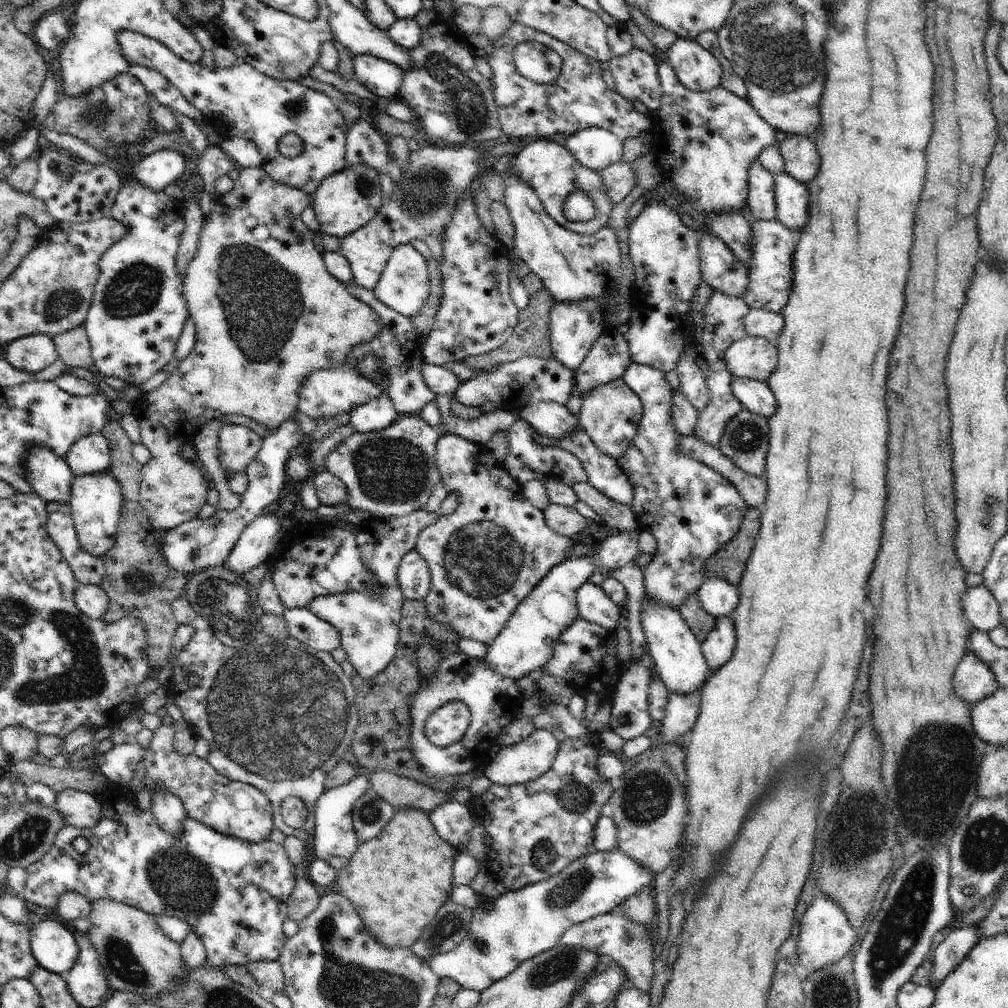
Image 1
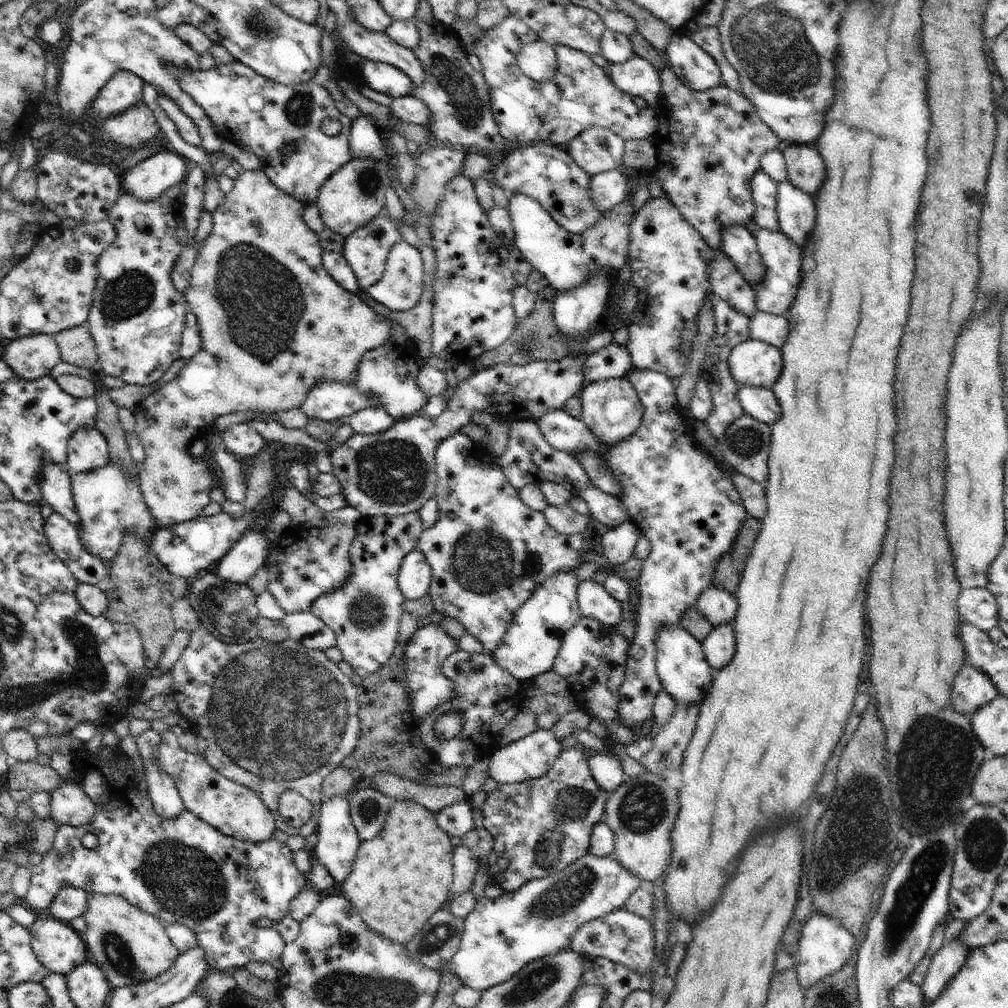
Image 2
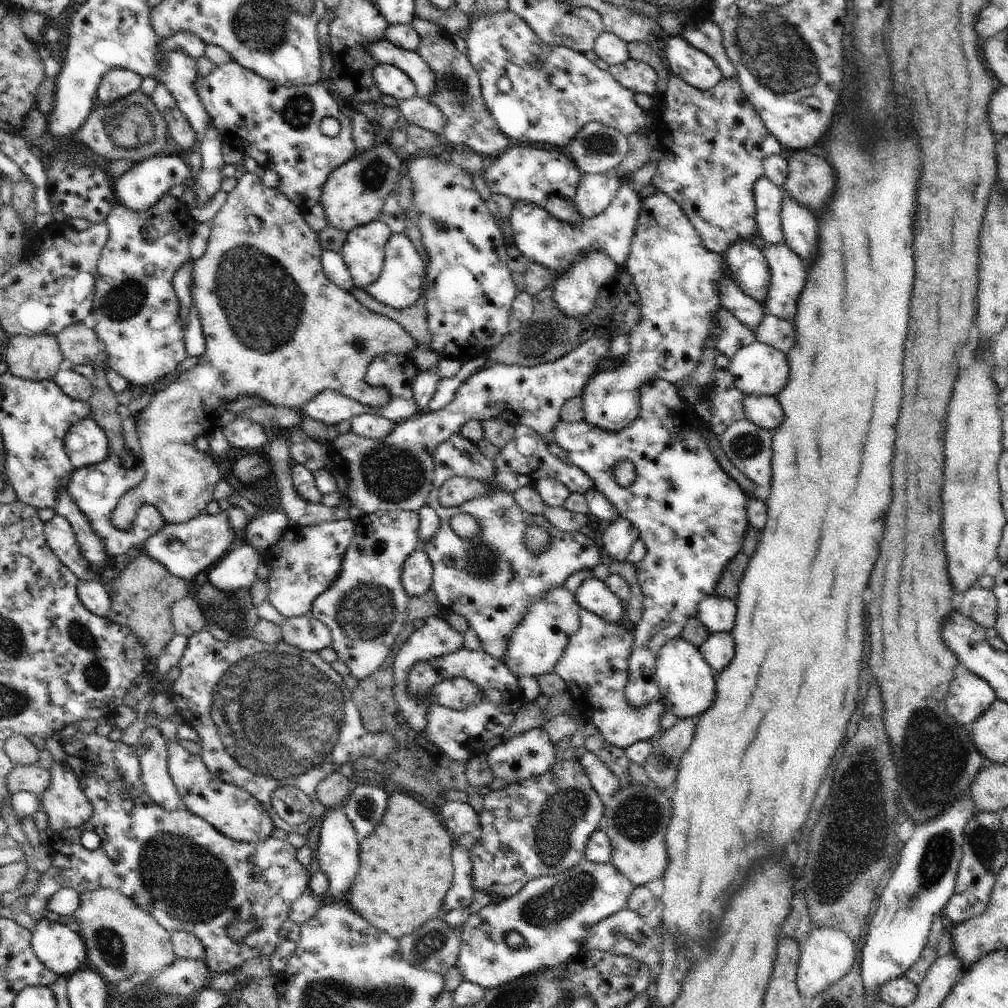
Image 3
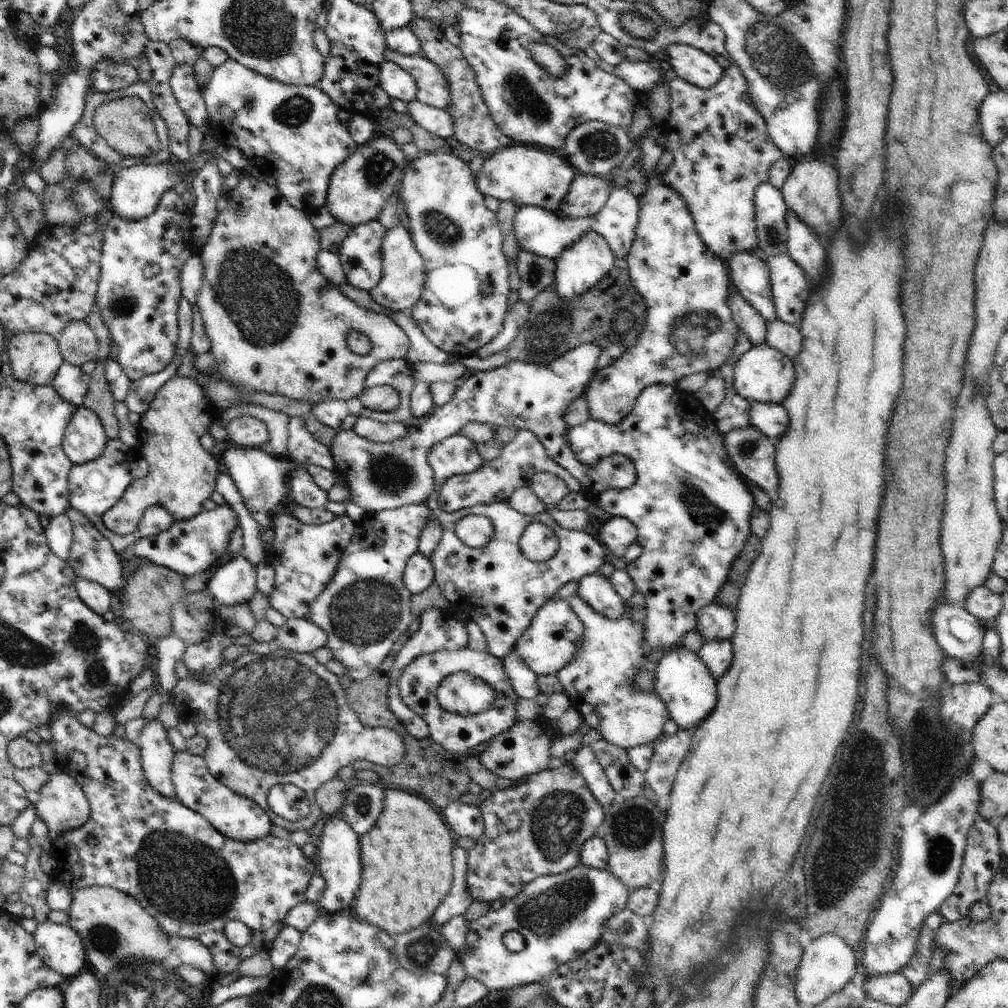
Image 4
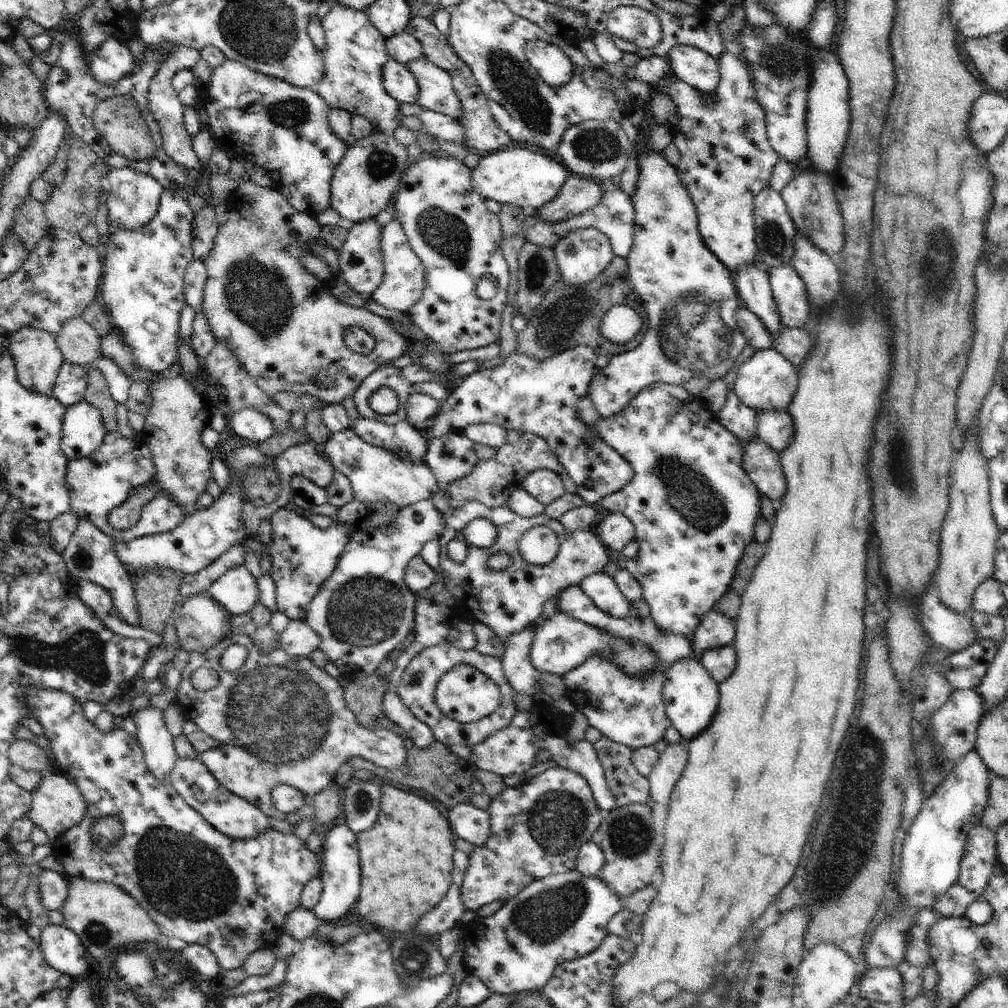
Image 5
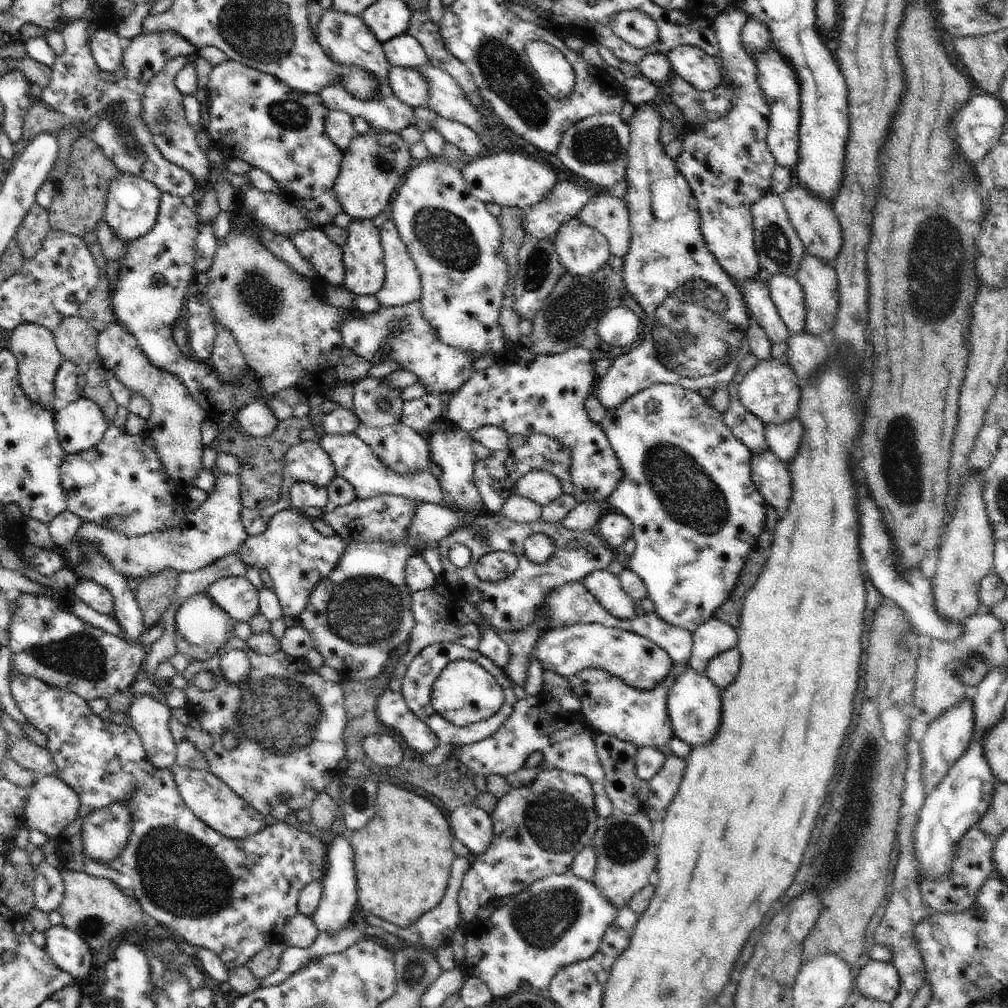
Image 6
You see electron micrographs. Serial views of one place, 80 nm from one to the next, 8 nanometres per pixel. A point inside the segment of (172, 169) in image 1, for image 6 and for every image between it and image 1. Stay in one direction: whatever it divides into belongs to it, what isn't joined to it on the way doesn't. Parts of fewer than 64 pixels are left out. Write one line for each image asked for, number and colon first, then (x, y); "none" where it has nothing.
2: (151, 178)
3: (145, 183)
4: (136, 190)
5: (133, 197)
6: (132, 202)

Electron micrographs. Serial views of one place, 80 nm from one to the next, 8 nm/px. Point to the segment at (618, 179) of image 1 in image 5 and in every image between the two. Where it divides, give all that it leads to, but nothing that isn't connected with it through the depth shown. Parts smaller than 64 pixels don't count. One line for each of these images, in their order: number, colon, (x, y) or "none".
2: (608, 188)
3: (594, 193)
4: (588, 193)
5: (579, 194)

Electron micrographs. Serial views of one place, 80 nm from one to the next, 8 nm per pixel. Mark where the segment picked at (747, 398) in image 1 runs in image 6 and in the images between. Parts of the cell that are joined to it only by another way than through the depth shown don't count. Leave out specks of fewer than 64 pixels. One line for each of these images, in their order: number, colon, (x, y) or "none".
2: (761, 404)
3: (765, 412)
4: (771, 419)
5: (776, 429)
6: (784, 440)

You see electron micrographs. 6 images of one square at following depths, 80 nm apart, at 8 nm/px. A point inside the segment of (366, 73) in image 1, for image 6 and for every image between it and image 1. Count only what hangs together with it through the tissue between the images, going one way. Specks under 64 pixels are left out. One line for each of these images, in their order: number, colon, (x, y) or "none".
2: (382, 77)
3: (391, 80)
4: (397, 83)
5: (399, 82)
6: (407, 85)

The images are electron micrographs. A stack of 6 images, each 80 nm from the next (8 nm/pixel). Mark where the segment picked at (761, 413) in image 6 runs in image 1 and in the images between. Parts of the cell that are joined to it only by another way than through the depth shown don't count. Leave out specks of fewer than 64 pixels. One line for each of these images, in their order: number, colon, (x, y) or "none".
1: (755, 358)
2: (753, 363)
3: (757, 368)
4: (763, 374)
5: (766, 382)

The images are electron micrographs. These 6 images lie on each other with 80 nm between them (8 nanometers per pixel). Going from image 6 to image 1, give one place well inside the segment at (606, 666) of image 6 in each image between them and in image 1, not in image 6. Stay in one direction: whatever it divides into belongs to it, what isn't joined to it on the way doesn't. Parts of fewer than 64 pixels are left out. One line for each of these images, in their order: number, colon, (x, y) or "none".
1: (526, 643)
2: (529, 647)
3: (537, 645)
4: (552, 639)
5: (562, 643)

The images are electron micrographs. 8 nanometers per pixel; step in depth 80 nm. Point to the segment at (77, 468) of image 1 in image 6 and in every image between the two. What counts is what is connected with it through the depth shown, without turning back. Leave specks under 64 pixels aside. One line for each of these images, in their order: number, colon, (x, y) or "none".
2: (87, 450)
3: (86, 443)
4: (84, 438)
5: (83, 432)
6: (81, 425)

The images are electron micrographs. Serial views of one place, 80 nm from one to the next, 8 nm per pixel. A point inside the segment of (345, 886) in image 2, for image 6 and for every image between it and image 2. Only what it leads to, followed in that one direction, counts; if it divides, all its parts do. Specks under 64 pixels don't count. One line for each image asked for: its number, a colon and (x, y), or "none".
3: (405, 867)
4: (407, 865)
5: (406, 858)
6: (403, 855)

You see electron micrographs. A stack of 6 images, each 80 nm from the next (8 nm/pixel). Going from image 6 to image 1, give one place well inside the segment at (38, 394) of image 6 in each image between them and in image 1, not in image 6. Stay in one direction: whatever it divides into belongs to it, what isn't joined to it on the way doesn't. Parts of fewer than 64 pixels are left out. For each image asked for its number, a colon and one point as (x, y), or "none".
1: (31, 354)
2: (33, 357)
3: (35, 358)
4: (35, 357)
5: (37, 359)

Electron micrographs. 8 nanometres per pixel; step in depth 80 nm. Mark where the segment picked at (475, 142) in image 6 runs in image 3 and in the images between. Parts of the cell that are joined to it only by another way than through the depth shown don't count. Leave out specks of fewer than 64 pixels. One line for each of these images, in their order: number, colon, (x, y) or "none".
3: (425, 114)
4: (437, 121)
5: (446, 128)

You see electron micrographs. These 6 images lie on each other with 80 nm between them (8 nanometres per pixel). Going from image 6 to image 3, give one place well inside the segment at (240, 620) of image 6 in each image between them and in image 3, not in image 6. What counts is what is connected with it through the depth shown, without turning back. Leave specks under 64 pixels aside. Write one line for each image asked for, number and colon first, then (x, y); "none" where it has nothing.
3: (237, 571)
4: (234, 583)
5: (236, 591)

